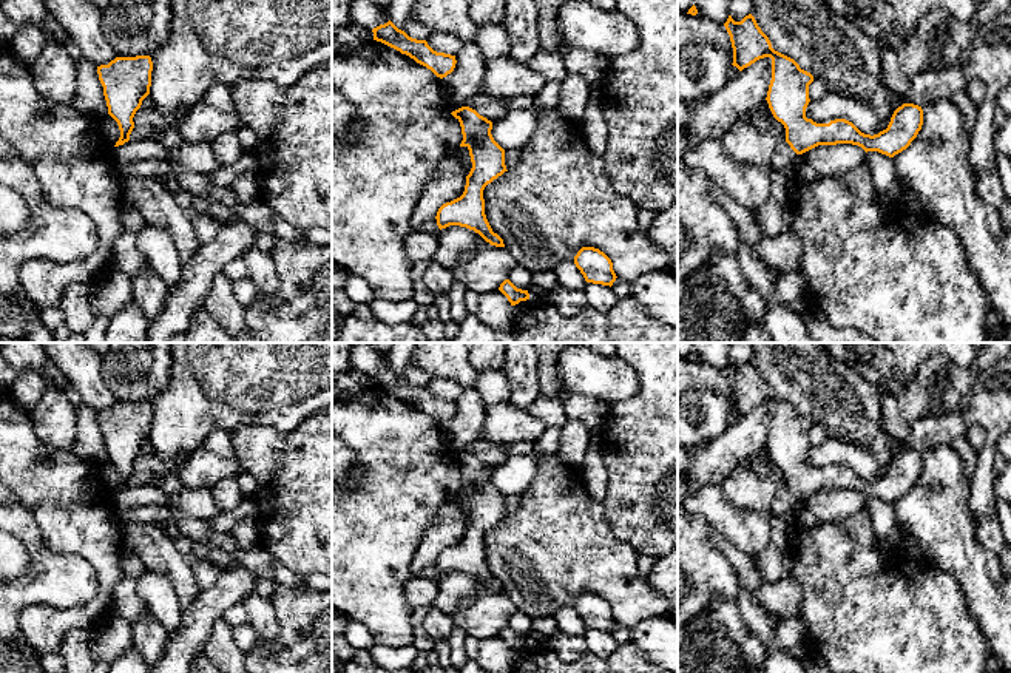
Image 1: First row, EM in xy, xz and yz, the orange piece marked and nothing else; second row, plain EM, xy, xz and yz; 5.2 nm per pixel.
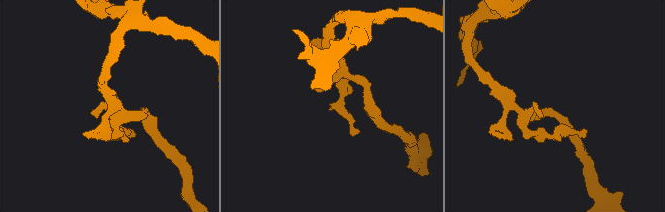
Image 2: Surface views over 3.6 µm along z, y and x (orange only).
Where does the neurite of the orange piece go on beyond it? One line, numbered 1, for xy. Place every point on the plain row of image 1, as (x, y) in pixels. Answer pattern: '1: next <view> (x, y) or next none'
1: next none

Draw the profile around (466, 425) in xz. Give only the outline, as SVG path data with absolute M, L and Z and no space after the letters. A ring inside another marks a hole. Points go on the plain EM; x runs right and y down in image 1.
M475 387L463 389L455 406L454 417L440 424L443 443L451 458L465 452L474 440L483 438L486 420L486 406Z

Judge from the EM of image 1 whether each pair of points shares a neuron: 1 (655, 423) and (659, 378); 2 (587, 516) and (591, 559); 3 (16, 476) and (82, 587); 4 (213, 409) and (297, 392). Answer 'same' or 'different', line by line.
1: same
2: same
3: different
4: same

